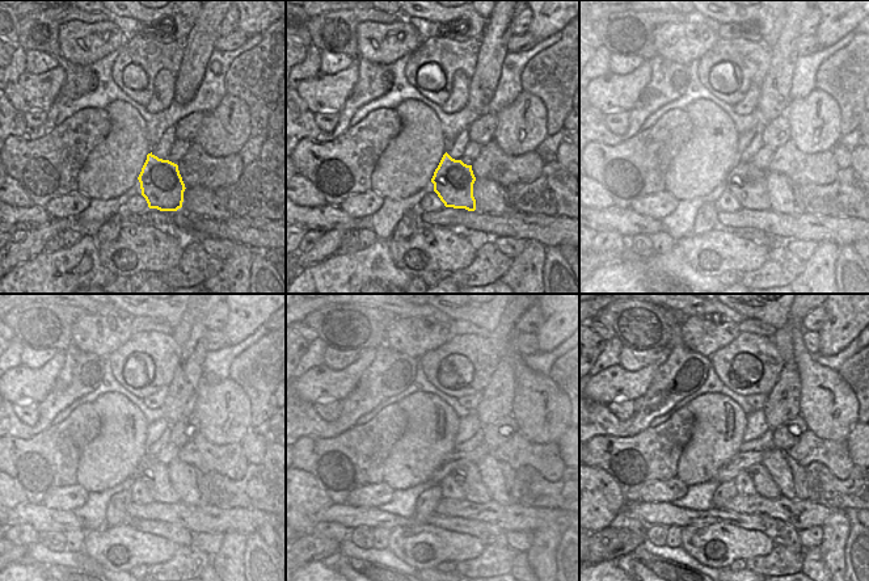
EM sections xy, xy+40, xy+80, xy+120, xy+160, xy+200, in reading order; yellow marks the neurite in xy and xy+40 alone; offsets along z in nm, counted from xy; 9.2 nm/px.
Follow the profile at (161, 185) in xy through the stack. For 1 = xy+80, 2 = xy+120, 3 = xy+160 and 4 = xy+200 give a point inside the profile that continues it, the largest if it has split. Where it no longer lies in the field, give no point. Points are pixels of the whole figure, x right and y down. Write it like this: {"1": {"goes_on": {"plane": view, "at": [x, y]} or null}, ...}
{"1": {"goes_on": {"plane": "xy+80", "at": [745, 181]}}, "2": {"goes_on": {"plane": "xy+120", "at": [164, 481]}}, "3": {"goes_on": {"plane": "xy+160", "at": [467, 475]}}, "4": {"goes_on": {"plane": "xy+200", "at": [764, 481]}}}

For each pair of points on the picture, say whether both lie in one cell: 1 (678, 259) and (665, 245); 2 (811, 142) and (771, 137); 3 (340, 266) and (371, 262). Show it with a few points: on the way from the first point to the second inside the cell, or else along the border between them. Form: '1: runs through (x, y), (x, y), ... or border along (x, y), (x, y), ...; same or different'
1: border along (675, 244), (666, 253), (654, 255); different
2: border along (783, 114), (789, 125), (791, 139); different
3: runs through (347, 266), (363, 265); same

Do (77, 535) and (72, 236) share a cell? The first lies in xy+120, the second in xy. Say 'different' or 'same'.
same

